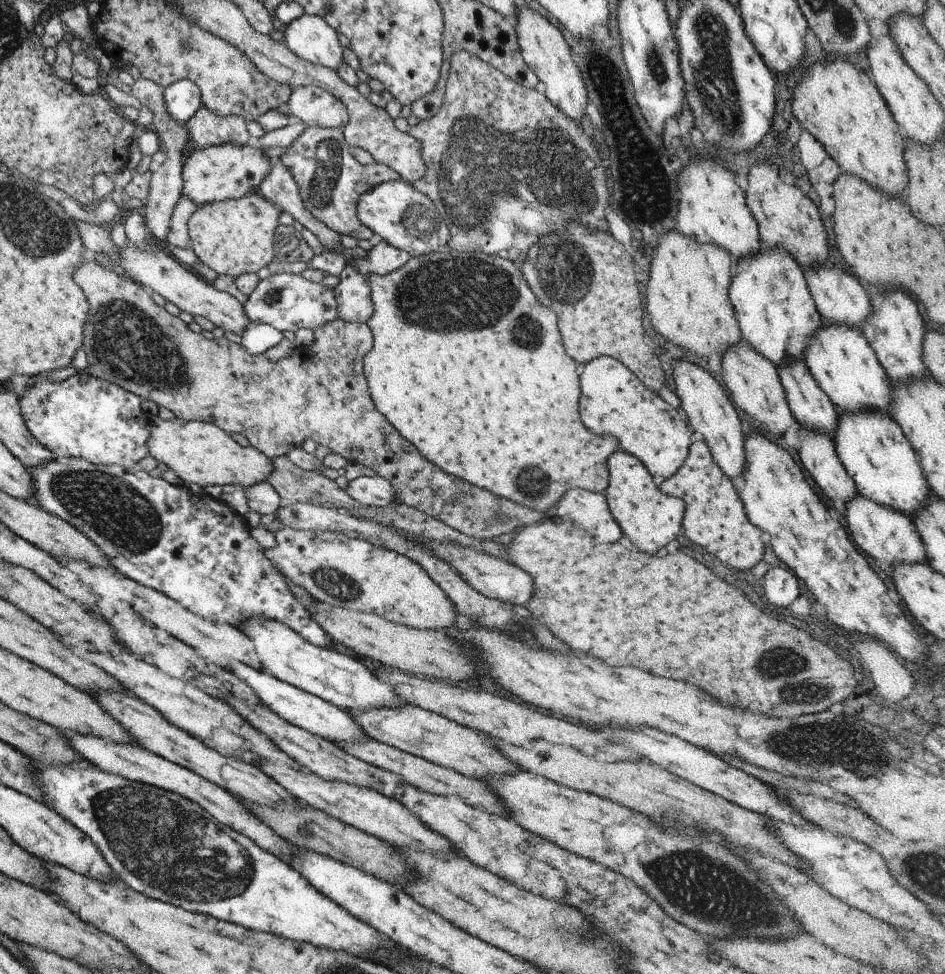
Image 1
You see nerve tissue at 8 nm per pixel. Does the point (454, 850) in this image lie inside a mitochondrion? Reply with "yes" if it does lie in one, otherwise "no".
no

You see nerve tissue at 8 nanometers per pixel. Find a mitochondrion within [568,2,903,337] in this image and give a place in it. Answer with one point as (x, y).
(714, 79)

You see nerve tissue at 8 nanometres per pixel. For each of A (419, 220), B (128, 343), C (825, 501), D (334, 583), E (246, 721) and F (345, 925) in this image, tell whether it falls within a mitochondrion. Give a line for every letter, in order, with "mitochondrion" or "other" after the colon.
A: mitochondrion
B: mitochondrion
C: other
D: mitochondrion
E: other
F: other

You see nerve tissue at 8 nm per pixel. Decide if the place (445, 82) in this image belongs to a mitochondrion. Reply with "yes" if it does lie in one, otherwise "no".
no

